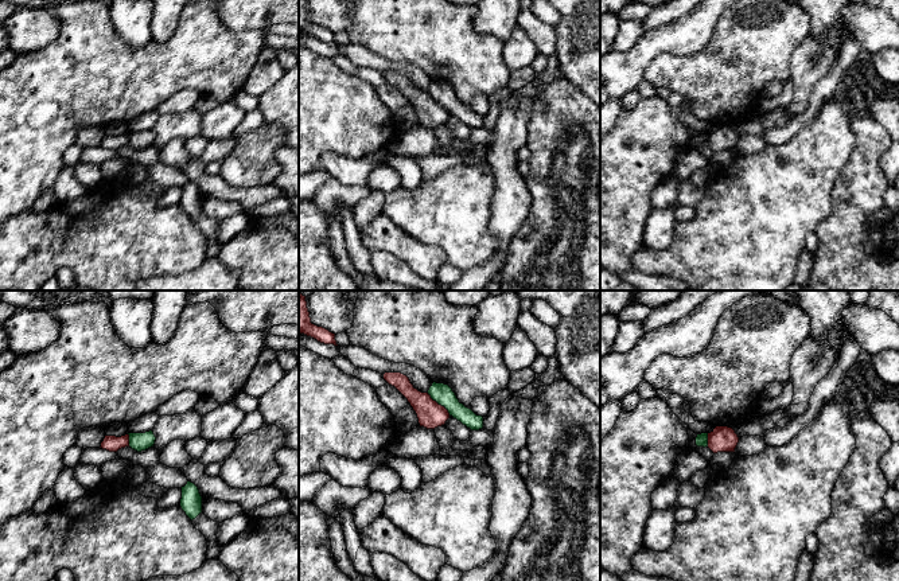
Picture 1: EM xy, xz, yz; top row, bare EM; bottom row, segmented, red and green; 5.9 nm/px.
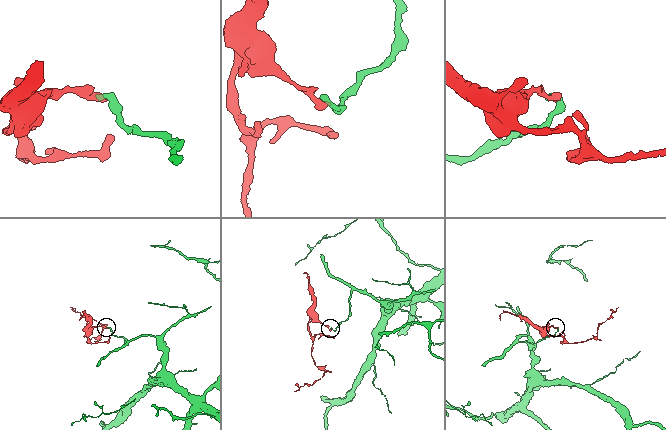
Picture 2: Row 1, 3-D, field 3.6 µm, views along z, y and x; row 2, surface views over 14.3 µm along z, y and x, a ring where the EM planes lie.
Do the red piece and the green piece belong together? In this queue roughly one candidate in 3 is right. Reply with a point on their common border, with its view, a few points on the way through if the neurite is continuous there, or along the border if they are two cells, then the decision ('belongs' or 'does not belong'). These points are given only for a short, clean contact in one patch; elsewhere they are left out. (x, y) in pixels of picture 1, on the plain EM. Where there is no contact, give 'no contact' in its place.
meets red in xz at (438, 102); border along xz (427, 92), (450, 113); does not belong

